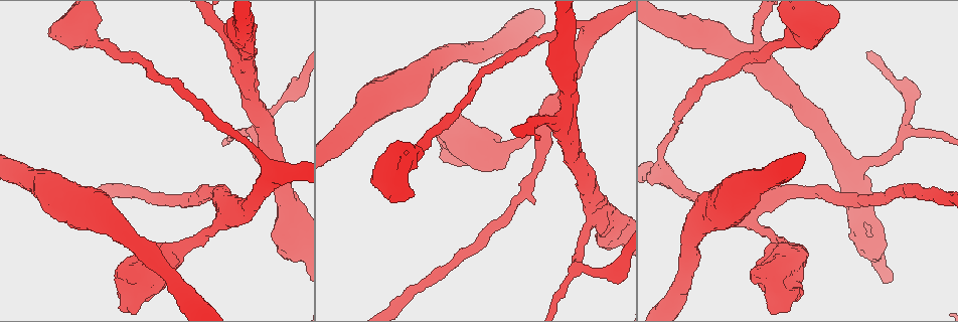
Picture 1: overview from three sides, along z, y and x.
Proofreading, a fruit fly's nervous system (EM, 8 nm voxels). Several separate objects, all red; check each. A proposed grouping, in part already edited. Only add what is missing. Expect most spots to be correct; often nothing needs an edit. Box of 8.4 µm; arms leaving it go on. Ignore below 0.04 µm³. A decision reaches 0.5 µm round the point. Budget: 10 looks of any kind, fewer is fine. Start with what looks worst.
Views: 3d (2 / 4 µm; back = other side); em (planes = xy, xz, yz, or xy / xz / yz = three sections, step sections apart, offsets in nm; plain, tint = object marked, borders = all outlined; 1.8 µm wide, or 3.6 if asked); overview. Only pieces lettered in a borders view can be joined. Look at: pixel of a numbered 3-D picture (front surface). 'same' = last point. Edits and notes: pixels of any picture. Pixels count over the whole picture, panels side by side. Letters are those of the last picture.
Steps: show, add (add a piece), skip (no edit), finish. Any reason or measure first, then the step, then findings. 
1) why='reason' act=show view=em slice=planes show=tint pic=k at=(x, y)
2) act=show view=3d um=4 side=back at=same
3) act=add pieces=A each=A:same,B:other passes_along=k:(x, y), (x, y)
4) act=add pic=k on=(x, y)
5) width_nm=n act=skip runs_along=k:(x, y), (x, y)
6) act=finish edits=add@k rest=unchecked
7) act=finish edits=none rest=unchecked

why='touches itself' act=show view=em slice=planes show=plain pic=1 at=(278, 243)

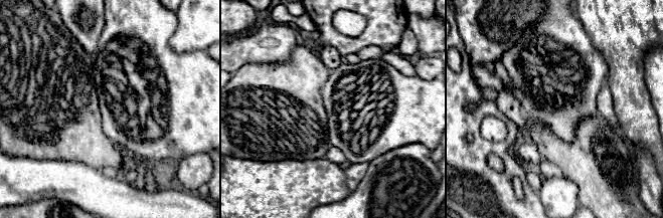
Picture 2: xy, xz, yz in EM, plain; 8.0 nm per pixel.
act=show view=em slice=planes show=borders at=same

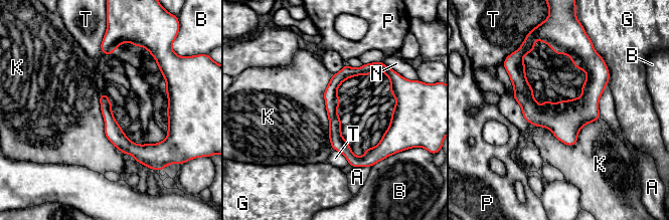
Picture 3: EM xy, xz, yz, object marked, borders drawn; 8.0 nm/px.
act=skip each=A:other,B:other,G:other,K:other,N:other,P:other,T:other border=3:(333, 74), (324, 91), (332, 149) found='no lettered piece goes on from it'

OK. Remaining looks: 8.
why='a fork' act=show view=3d um=2 side=back pic=1 at=(568, 111)

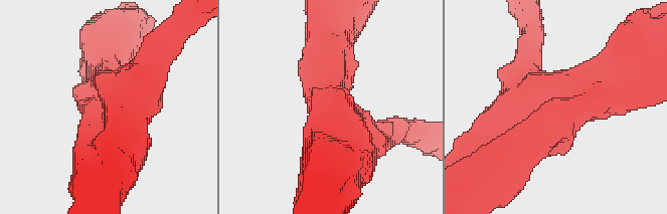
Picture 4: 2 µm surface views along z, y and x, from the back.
arms=3 arm_widths_nm=260,400,500 why='shape alone is not enough' act=show view=em um=3.6 slice=yz step=16 show=tint pic=4 at=(105, 112)

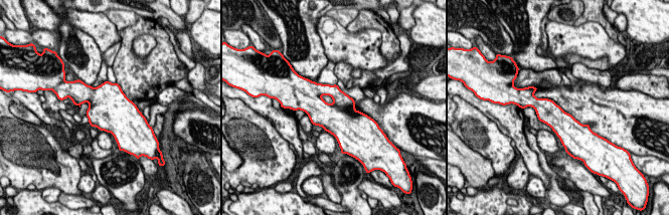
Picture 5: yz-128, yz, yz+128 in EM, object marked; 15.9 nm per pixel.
why='cut it another way' act=show view=em um=3.6 slice=planes show=borders at=same

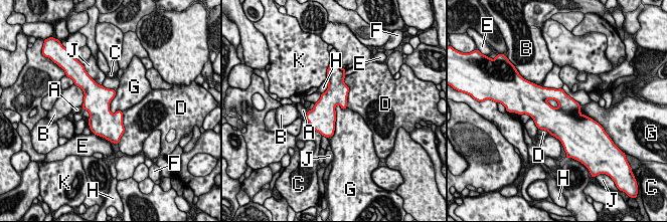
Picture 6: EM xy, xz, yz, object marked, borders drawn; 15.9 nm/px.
act=skip each=A:other,B:other,C:other,D:other,E:other,F:other,G:other,H:other,J:other,K:other border=6:(338, 103), (332, 137) found='no lettered piece goes on from it'

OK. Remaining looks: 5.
why='stops while still wide' act=show view=em slice=planes show=plain pic=1 at=(42, 202)

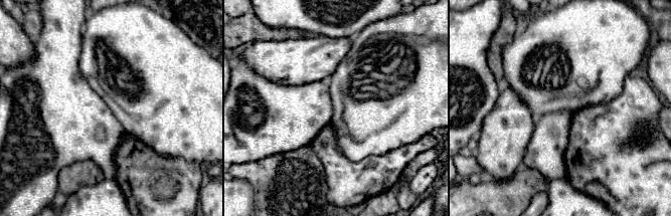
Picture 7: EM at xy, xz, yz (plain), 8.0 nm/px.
why='see the neighbours' act=show view=em slice=planes show=borders at=same

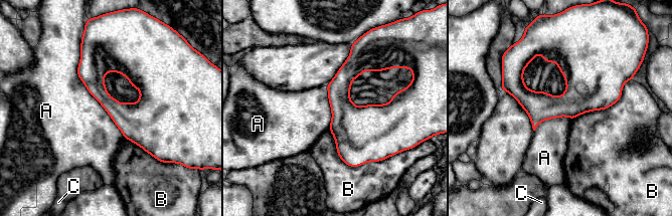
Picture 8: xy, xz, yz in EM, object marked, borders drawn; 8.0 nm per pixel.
longest_contact=A:800nm act=skip each=A:other,B:other,C:other border=8:(79, 47), (77, 76), (125, 138) found='no lettered piece goes on from it'

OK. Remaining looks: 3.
why='sharp bend' act=show view=3d um=4 pic=1 at=(80, 26)

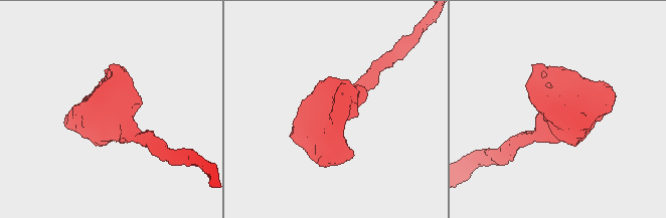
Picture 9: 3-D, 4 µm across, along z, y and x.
why='need the tissue' act=show view=em um=3.6 slice=planes show=borders pic=9 at=(115, 113)

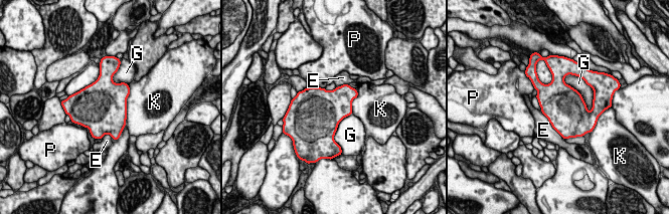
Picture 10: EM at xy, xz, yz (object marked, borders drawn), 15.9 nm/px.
act=skip each=E:other,G:other,K:other,P:other border=10:(567, 73), (564, 81), (590, 112) found='no lettered piece goes on from it'

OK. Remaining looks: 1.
act=finish edits=none rest=unchecked

